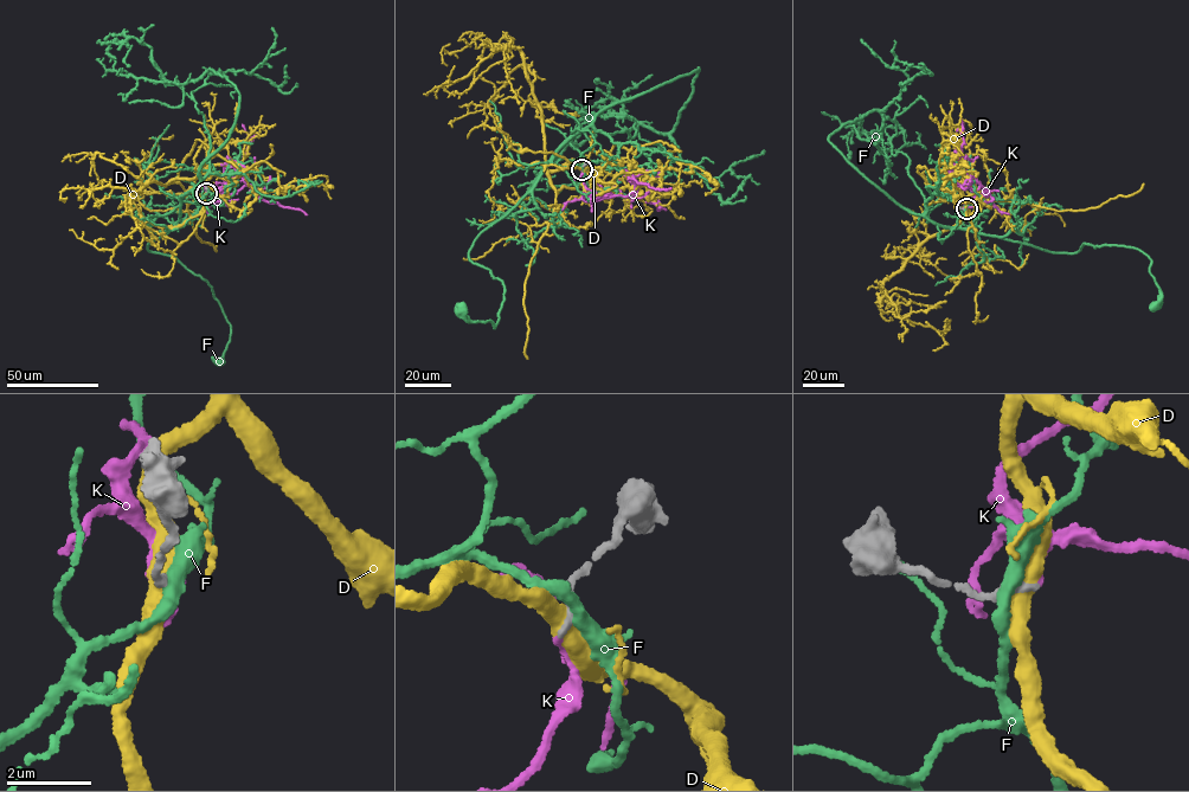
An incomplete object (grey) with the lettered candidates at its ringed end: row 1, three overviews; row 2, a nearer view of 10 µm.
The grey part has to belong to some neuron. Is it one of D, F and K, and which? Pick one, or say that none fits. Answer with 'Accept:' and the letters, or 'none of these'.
Accept: none of these

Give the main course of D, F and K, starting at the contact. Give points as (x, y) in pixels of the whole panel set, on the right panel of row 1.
D: (965, 208), (962, 197), (956, 207), (969, 214), (930, 236), (884, 282), (904, 319), (944, 334), (949, 324)
F: (965, 208), (975, 232), (1048, 252), (1078, 252), (1084, 243), (1137, 249), (1151, 262), (1156, 306)
K: (966, 208), (976, 194), (985, 188), (989, 193), (975, 175), (957, 185), (946, 175), (961, 154), (961, 117)

